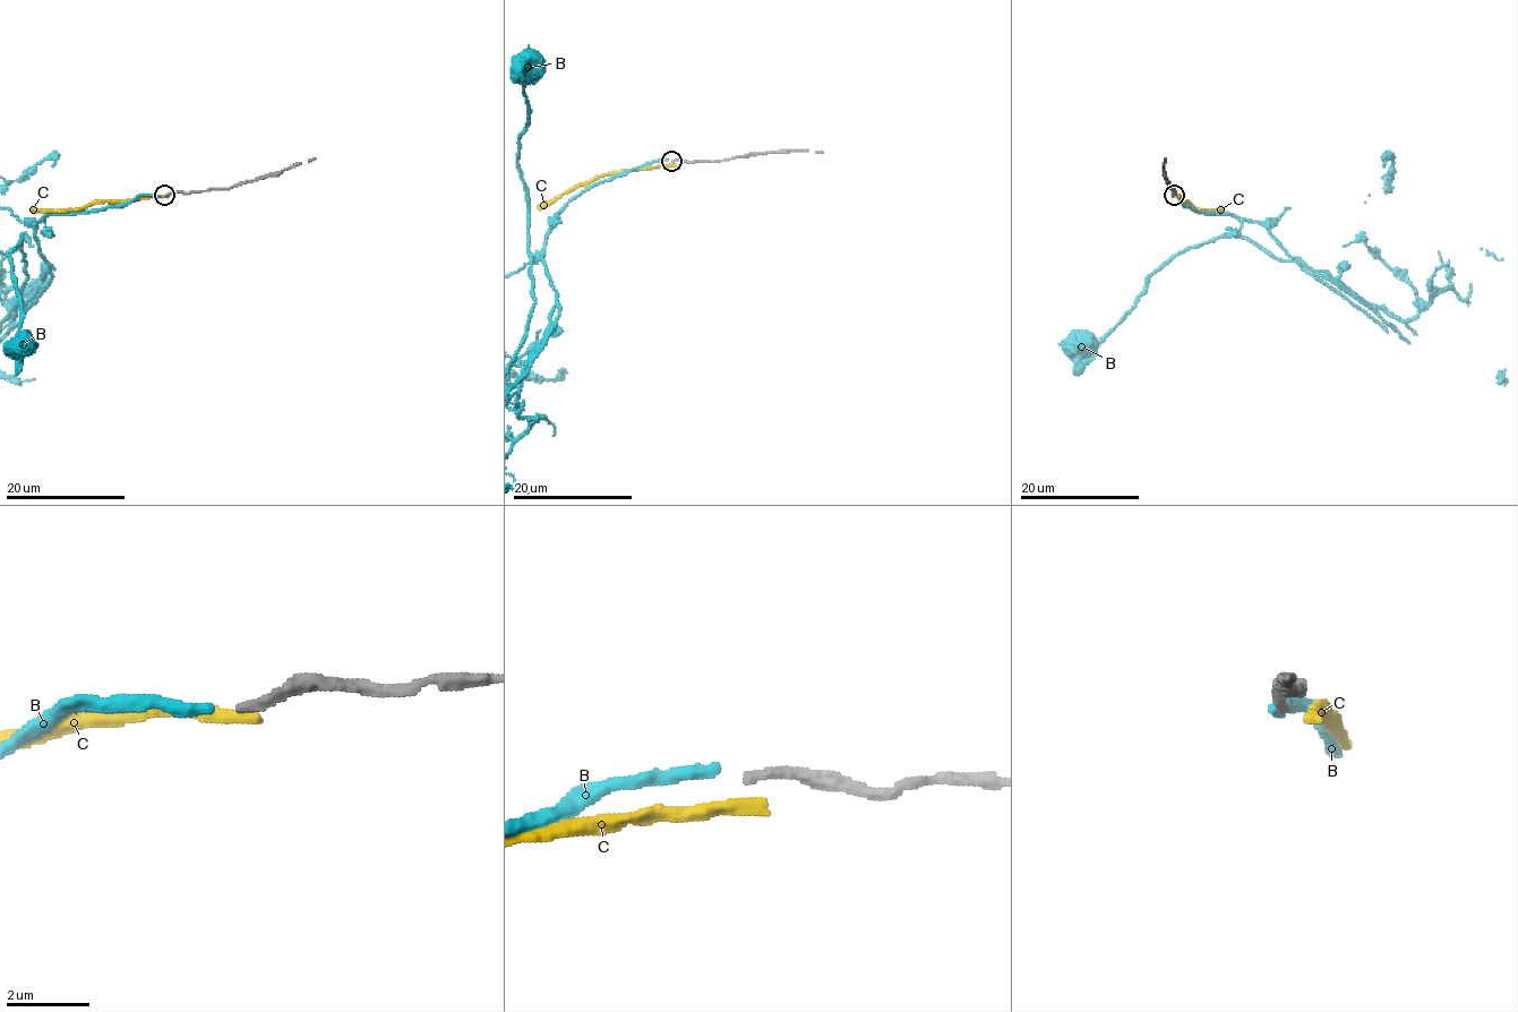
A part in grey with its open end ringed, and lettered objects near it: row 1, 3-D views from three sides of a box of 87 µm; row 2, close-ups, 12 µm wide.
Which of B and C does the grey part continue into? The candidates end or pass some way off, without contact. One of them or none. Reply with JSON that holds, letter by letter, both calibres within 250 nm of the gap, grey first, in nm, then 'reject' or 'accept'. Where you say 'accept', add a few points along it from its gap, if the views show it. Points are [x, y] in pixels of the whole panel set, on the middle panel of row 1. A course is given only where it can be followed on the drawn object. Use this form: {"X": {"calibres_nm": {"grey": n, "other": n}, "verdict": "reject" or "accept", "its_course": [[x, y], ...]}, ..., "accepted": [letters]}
{"B": {"calibres_nm": {"grey": 240, "other": 320}, "verdict": "reject"}, "C": {"calibres_nm": {"grey": 240, "other": 420}, "verdict": "reject"}, "accepted": []}

